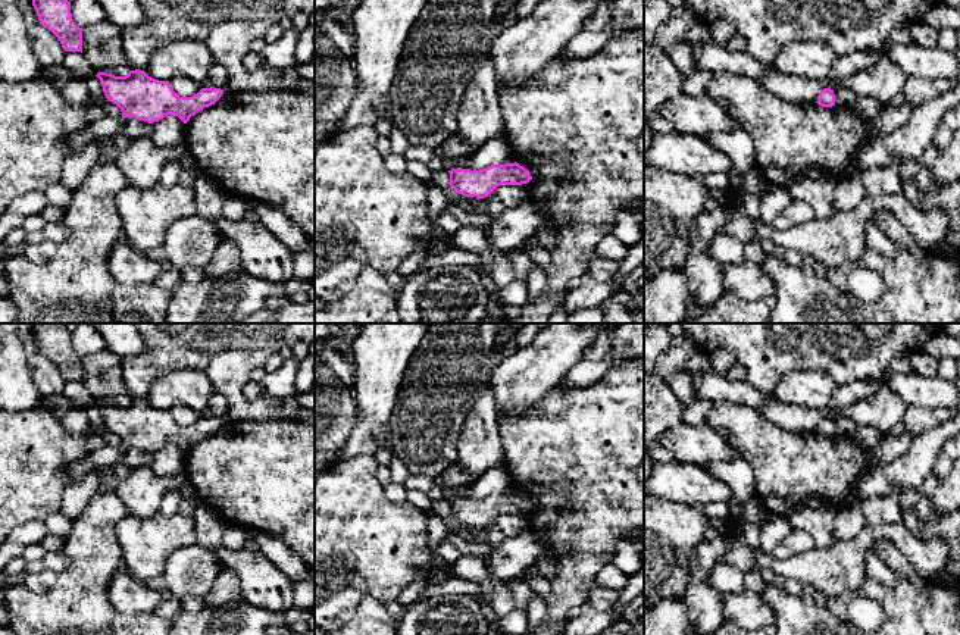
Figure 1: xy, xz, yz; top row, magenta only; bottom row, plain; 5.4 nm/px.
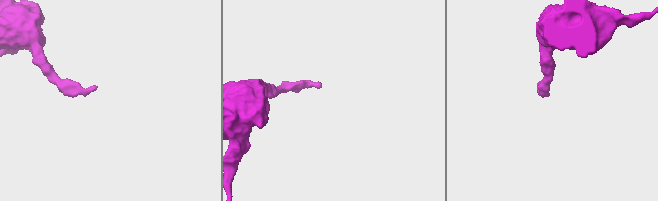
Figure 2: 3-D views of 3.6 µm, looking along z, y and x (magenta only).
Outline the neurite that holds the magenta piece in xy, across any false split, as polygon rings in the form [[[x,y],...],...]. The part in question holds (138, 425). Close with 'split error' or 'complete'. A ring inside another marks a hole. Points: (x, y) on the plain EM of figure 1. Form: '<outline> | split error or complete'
[[[129,400],[125,406],[107,401],[96,404],[109,431],[116,434],[122,447],[135,447],[148,453],[159,451],[168,444],[178,445],[184,453],[191,445],[215,434],[223,423],[221,417],[201,417],[193,426],[179,426],[169,410],[159,410],[144,400]]] | complete

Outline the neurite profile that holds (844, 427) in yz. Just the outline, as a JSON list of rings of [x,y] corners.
[[[838,416],[834,419],[835,423],[835,435],[839,437],[854,437],[857,425],[845,416]]]

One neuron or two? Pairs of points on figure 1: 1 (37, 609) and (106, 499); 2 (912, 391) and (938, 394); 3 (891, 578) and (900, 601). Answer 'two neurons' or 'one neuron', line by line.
1: one neuron
2: one neuron
3: two neurons

